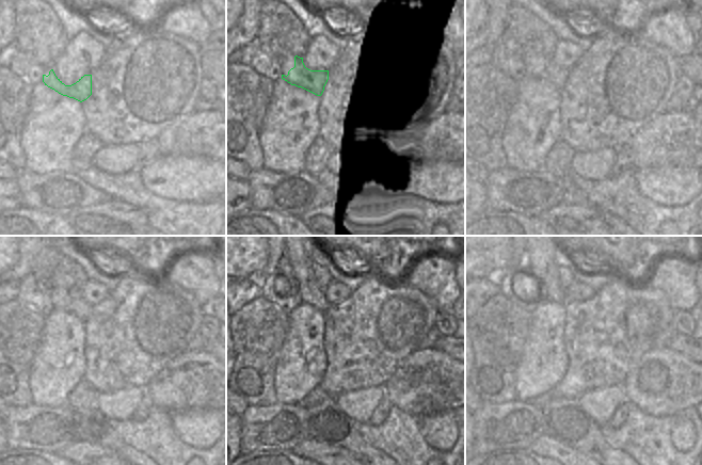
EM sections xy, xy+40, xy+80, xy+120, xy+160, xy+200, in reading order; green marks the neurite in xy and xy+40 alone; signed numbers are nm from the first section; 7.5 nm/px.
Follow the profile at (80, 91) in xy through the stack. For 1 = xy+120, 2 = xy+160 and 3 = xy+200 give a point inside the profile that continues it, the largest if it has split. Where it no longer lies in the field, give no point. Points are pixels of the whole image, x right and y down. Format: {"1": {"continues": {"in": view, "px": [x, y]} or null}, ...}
{"1": {"continues": {"in": "xy+120", "px": [64, 300]}}, "2": {"continues": {"in": "xy+160", "px": [300, 257]}}, "3": {"continues": {"in": "xy+200", "px": [542, 257]}}}

